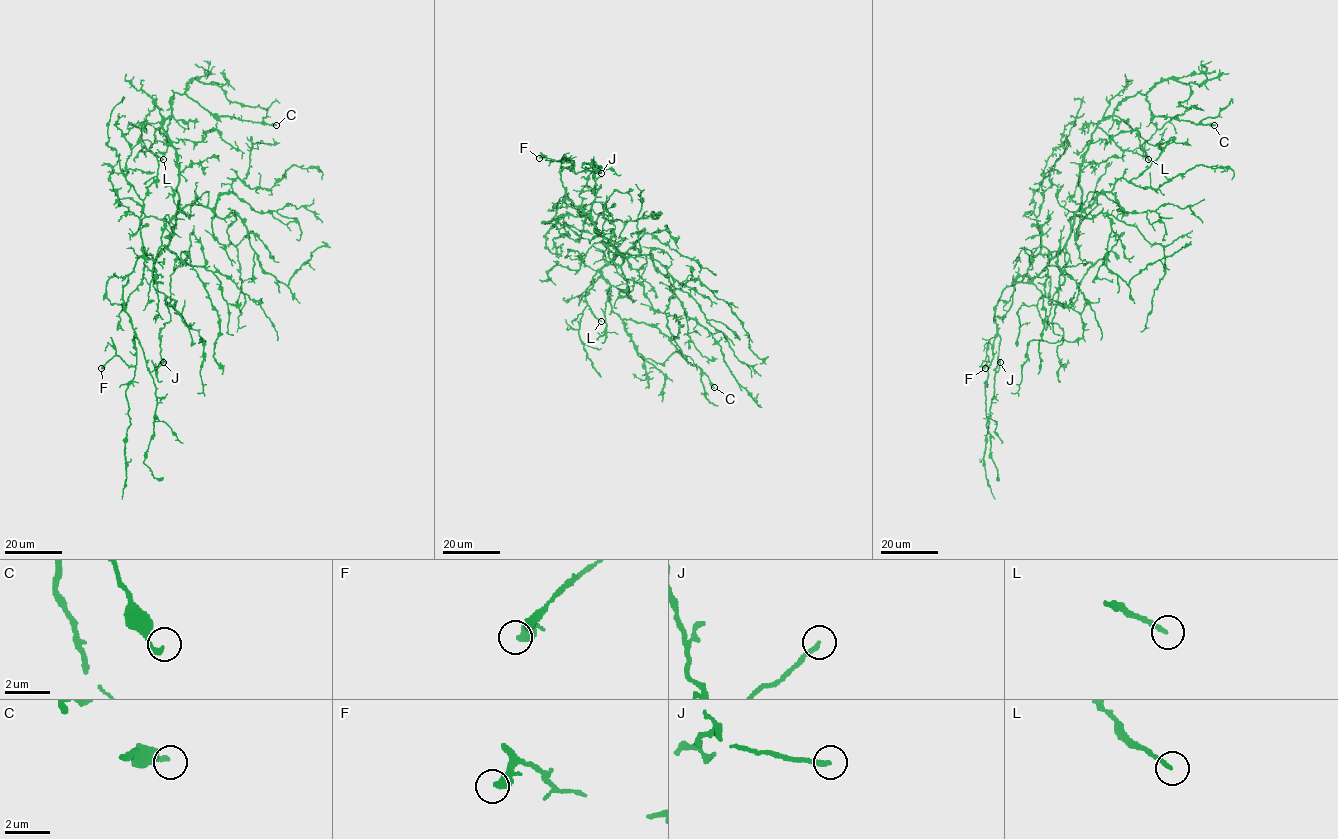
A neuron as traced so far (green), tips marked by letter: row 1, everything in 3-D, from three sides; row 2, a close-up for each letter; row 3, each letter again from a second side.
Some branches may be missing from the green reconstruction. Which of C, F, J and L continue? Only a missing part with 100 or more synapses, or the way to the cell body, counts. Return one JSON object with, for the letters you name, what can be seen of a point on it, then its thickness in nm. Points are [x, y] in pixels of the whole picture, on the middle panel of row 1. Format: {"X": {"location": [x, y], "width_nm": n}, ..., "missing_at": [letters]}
{"missing_at": []}

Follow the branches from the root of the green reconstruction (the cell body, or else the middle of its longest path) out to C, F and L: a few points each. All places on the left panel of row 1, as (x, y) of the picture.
C: (174, 229), (179, 210), (179, 165), (162, 127), (172, 115), (173, 94), (185, 94), (218, 116), (276, 125)
F: (174, 229), (155, 258), (144, 254), (137, 259), (123, 287), (136, 364), (129, 366), (114, 355), (101, 368)
L: (174, 229), (179, 210), (177, 154), (168, 134), (159, 127), (154, 132), (154, 143), (147, 149), (163, 159)

